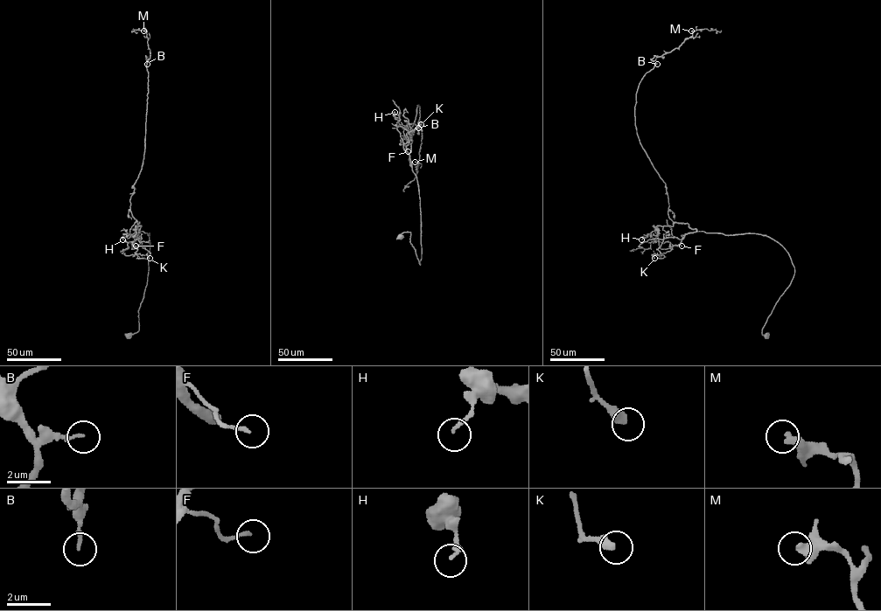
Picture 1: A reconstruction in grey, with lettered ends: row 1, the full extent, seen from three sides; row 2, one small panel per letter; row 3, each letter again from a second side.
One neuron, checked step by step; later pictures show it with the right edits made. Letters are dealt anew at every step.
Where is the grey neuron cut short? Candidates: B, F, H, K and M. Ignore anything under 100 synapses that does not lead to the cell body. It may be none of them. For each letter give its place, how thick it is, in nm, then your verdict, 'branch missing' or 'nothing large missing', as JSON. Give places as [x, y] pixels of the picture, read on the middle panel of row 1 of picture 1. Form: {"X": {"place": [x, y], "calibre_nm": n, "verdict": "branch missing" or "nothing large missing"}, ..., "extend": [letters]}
{"B": {"place": [418, 128], "calibre_nm": 150, "verdict": "nothing large missing"}, "F": {"place": [408, 151], "calibre_nm": 130, "verdict": "nothing large missing"}, "H": {"place": [395, 112], "calibre_nm": 180, "verdict": "nothing large missing"}, "K": {"place": [421, 124], "calibre_nm": 420, "verdict": "nothing large missing"}, "M": {"place": [415, 162], "calibre_nm": 440, "verdict": "nothing large missing"}, "extend": []}

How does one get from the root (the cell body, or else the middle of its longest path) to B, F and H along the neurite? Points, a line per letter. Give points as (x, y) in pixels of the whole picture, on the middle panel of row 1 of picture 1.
B: (400, 236), (410, 232), (420, 265), (418, 185), (409, 159), (410, 145), (402, 139), (418, 105), (418, 128)
F: (400, 236), (410, 232), (410, 242), (420, 265), (420, 197), (416, 177), (409, 156), (404, 149), (408, 151)
H: (400, 236), (410, 232), (420, 265), (420, 197), (409, 159), (413, 130), (402, 126), (395, 112)

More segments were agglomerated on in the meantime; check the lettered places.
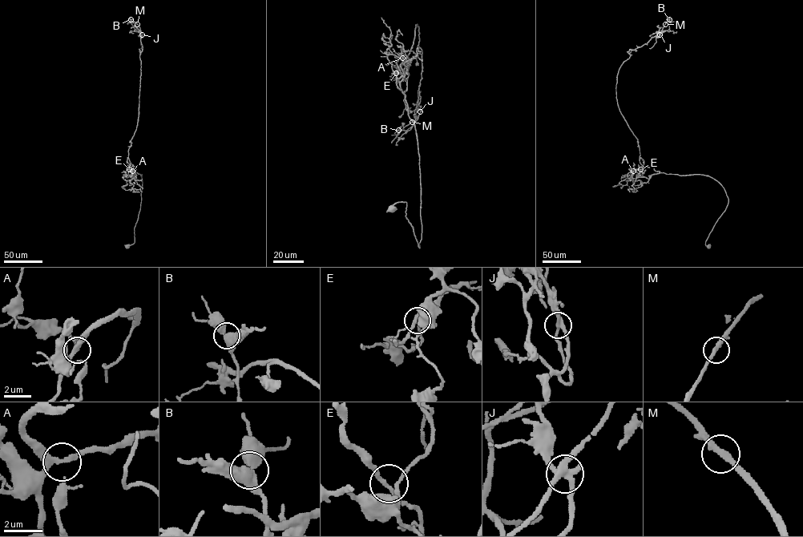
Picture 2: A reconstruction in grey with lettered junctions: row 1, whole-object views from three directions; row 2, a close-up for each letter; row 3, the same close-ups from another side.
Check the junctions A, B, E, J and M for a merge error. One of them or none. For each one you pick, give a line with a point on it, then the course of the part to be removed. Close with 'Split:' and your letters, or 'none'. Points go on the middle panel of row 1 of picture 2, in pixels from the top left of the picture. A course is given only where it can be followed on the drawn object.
J: at (420, 111); foreign part runs (421, 111), (411, 127), (399, 131), (403, 124)
Split: J

